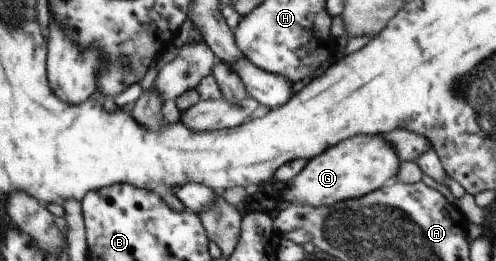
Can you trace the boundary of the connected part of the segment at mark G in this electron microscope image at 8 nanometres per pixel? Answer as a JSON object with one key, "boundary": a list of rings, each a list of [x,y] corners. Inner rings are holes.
{"boundary":[[[357,135],[337,147],[329,147],[325,155],[309,159],[291,182],[287,182],[280,193],[284,201],[295,202],[302,206],[330,206],[334,203],[355,199],[391,182],[399,165],[399,156],[377,135]]]}

